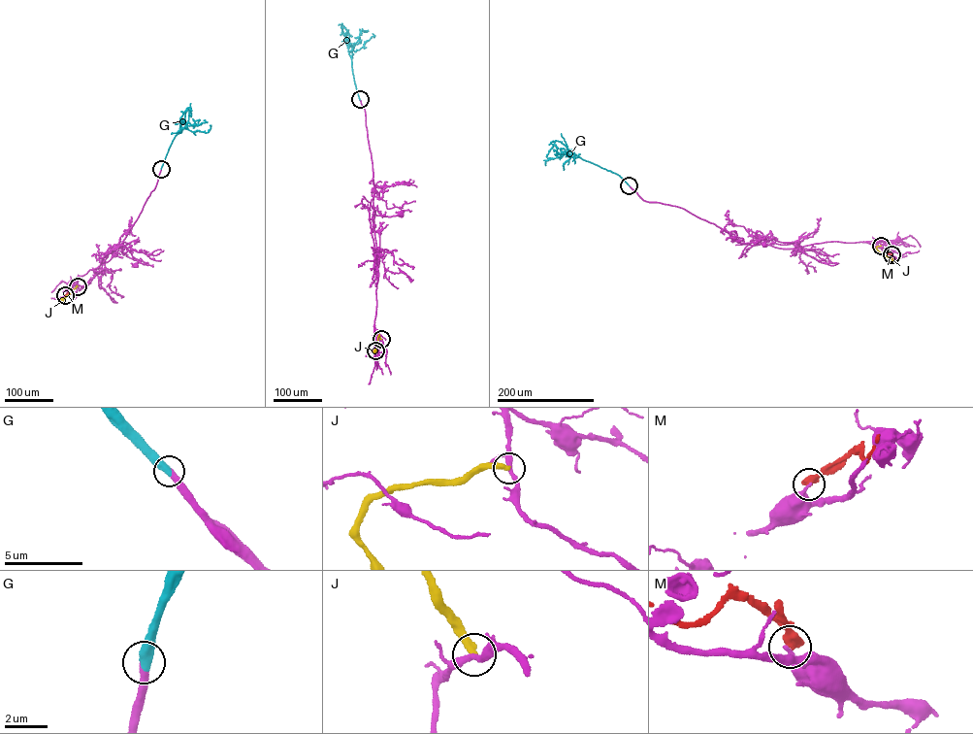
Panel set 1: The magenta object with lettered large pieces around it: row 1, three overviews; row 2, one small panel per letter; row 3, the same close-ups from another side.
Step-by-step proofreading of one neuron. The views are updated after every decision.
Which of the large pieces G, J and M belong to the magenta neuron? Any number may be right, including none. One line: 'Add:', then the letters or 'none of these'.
Add: G

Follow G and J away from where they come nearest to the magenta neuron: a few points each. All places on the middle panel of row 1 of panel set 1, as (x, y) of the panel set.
G: (360, 99), (348, 53), (364, 46), (374, 36), (372, 33)
J: (381, 339), (379, 335), (374, 352)

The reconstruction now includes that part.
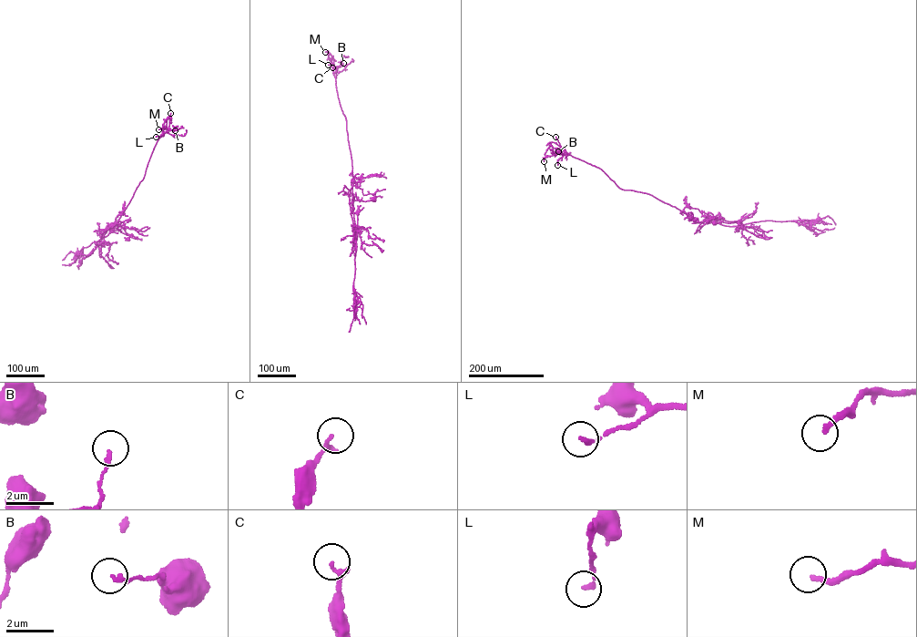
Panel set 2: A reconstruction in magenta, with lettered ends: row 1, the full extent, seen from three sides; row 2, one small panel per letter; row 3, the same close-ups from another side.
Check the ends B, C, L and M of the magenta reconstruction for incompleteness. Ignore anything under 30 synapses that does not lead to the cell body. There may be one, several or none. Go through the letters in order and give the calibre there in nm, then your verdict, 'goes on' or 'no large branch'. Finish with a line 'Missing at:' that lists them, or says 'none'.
B: 140 nm | no large branch
C: 180 nm | no large branch
L: 170 nm | no large branch
M: 190 nm | no large branch
Missing at: none

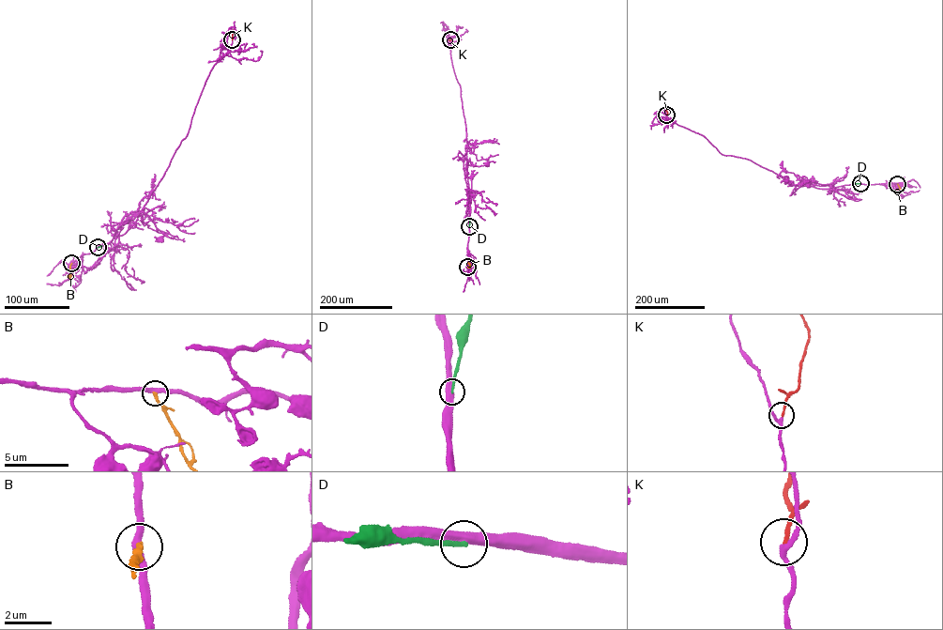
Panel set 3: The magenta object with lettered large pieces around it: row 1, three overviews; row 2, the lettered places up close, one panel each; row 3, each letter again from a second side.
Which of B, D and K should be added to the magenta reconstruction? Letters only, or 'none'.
K

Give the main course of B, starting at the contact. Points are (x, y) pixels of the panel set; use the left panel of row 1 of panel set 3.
B: (71, 263), (70, 276), (69, 273)

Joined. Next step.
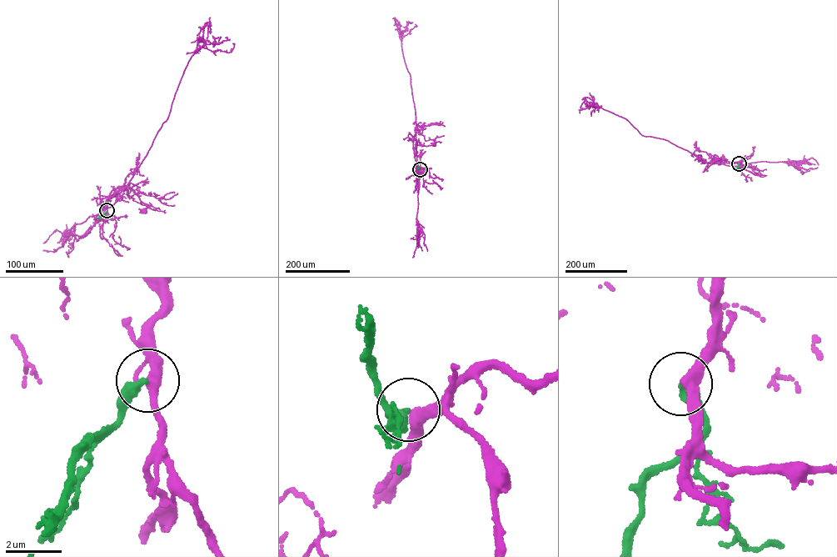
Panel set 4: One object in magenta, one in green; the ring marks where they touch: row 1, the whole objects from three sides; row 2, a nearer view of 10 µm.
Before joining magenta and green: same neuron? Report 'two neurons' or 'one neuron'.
one neuron

